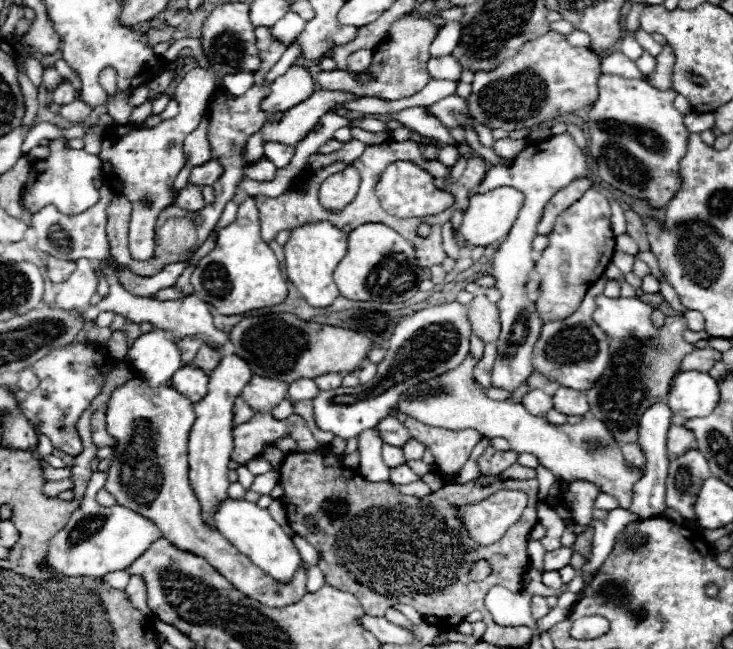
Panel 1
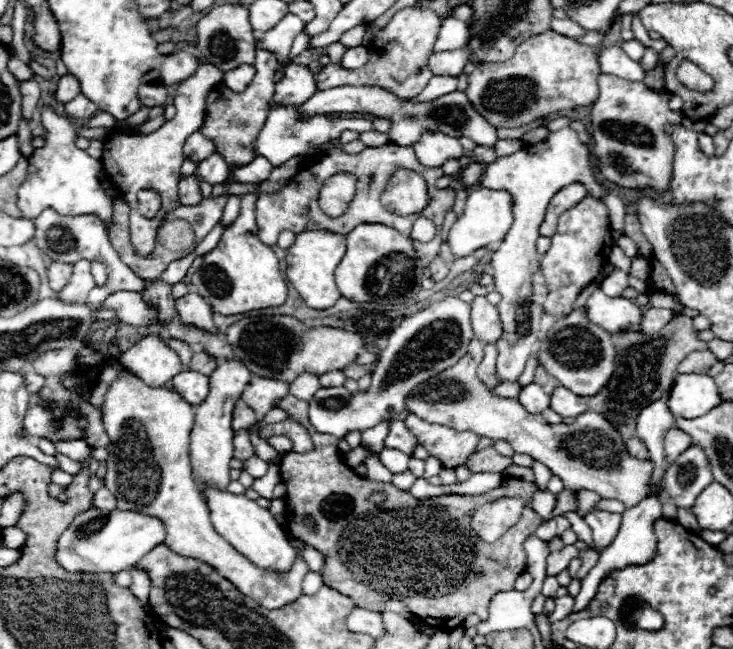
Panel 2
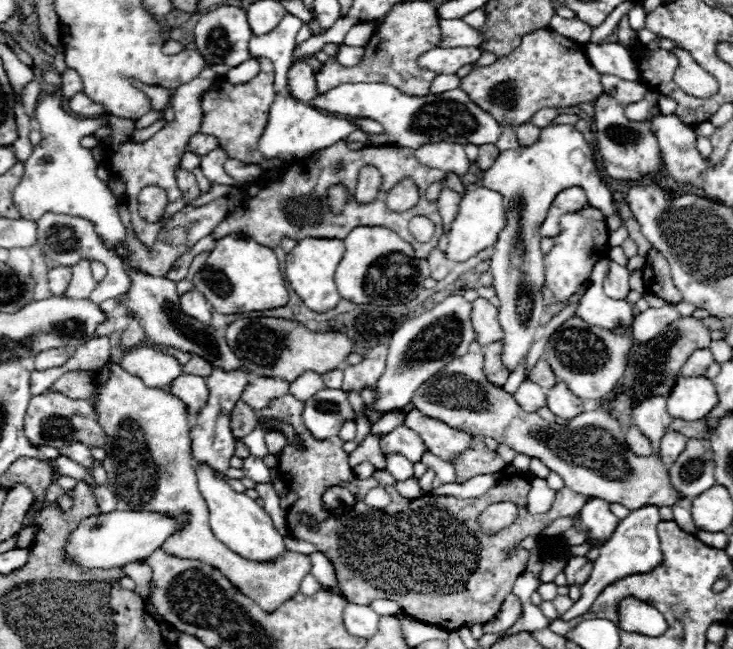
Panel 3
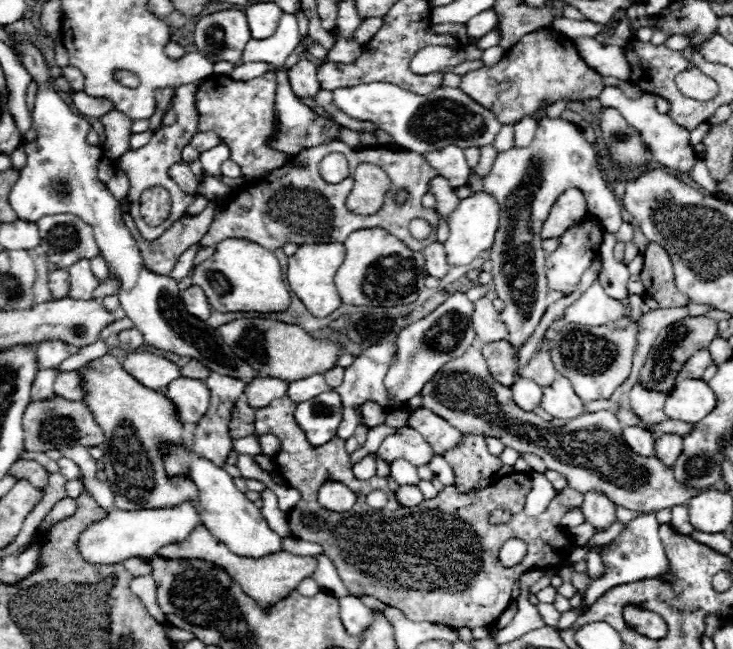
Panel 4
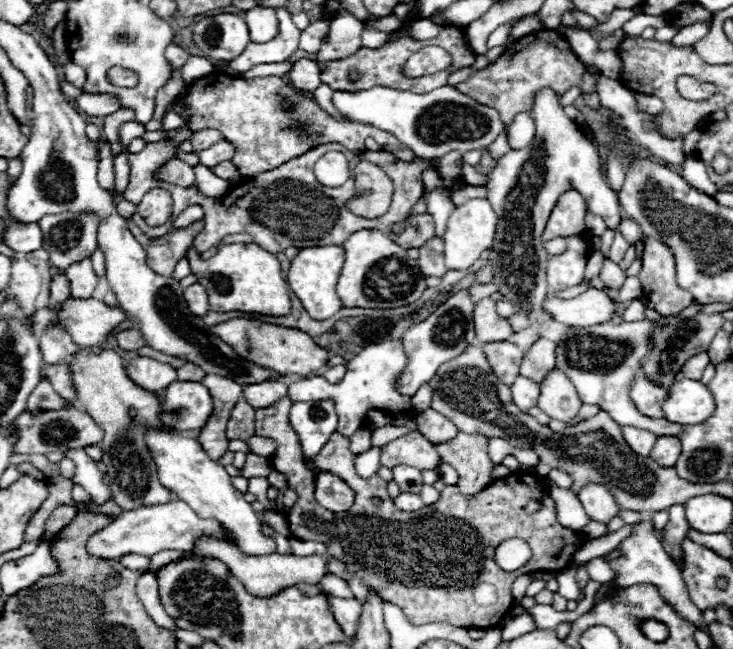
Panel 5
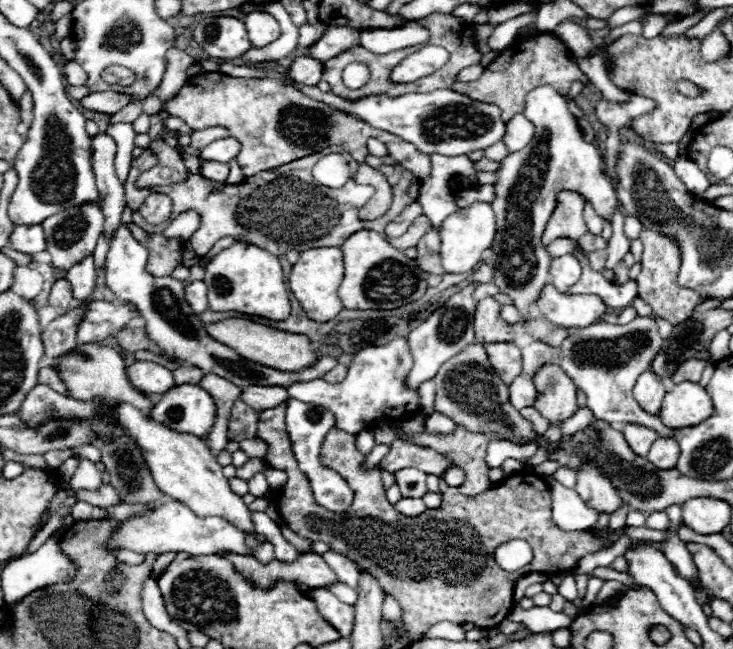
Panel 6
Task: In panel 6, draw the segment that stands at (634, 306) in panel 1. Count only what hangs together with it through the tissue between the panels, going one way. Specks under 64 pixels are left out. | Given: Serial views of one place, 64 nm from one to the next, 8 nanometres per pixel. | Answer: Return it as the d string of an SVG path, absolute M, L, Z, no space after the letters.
M552 284L544 286L544 292L540 292L536 306L550 324L564 328L592 326L608 310L594 294L562 294Z

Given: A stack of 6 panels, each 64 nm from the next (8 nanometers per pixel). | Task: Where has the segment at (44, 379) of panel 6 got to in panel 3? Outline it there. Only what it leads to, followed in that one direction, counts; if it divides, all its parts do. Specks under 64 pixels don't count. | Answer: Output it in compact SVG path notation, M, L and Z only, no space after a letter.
M68 372L54 382L54 390L68 398L90 400L94 394L92 374L90 372Z

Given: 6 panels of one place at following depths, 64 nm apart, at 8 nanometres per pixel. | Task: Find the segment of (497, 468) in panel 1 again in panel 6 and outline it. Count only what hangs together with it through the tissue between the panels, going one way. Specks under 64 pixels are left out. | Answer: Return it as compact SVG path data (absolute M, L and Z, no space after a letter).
M456 426L456 432L450 434L450 436L436 436L436 434L428 434L428 432L420 432L420 434L406 434L406 432L400 432L402 440L410 440L414 444L420 444L420 446L426 446L426 448L432 448L448 458L452 458L452 462L456 466L460 466L466 474L466 482L460 486L460 492L464 496L478 496L480 492L486 492L492 482L488 480L488 466L486 466L486 446L490 442L490 438L486 434L480 434L480 432L468 432L464 426Z

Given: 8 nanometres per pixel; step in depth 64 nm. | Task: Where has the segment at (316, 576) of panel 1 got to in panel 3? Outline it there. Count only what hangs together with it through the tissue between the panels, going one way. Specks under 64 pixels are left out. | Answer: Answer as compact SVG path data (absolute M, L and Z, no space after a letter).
M308 574L308 576L302 580L300 594L304 594L304 596L314 596L318 590L322 590L322 586L318 584L318 580L316 580L312 574Z

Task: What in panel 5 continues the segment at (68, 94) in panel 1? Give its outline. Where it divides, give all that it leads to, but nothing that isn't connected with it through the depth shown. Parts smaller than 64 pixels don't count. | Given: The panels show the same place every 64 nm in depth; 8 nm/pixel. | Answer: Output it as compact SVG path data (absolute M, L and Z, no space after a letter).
M74 62L64 64L64 76L66 76L66 80L68 80L70 84L74 84L74 86L78 86L78 88L82 88L84 82L86 82L86 72L84 72L78 64L74 64Z

